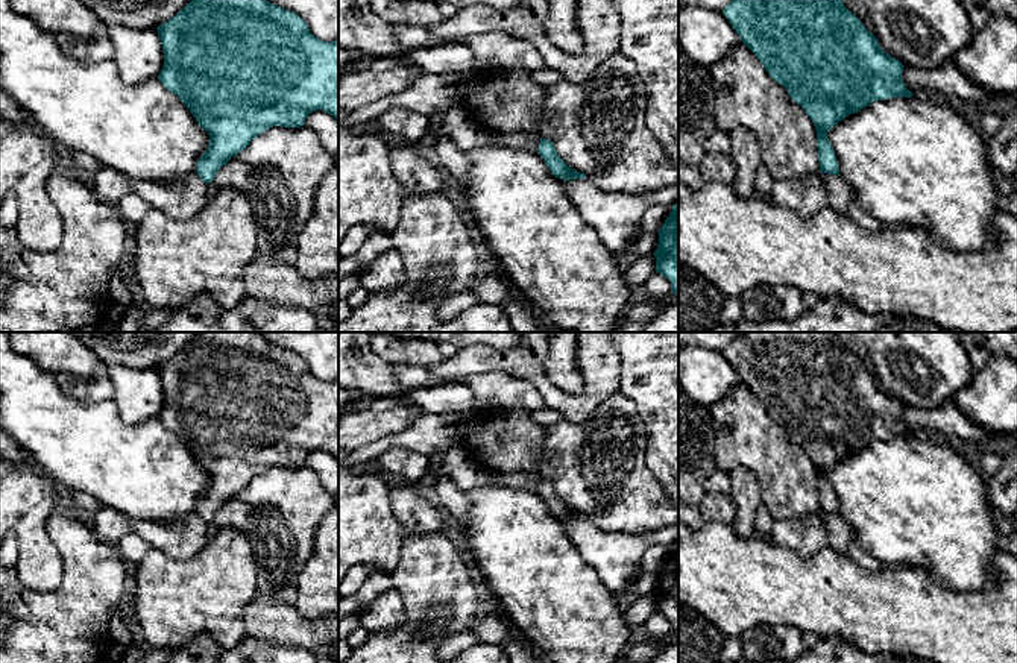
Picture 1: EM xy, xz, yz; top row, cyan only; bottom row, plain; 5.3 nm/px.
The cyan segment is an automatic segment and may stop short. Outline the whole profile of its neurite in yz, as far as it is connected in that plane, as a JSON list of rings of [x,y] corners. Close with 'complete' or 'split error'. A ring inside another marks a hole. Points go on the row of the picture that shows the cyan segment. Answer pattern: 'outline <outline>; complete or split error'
outline [[[732,0],[723,14],[768,74],[783,85],[789,97],[811,117],[817,129],[821,173],[841,176],[835,150],[827,138],[833,126],[873,102],[914,96],[902,79],[905,65],[880,49],[874,35],[844,6],[842,0]]]; complete

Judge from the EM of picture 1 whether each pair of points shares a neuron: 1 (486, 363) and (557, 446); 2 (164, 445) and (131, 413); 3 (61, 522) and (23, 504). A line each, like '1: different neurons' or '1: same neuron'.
1: different neurons
2: different neurons
3: different neurons

